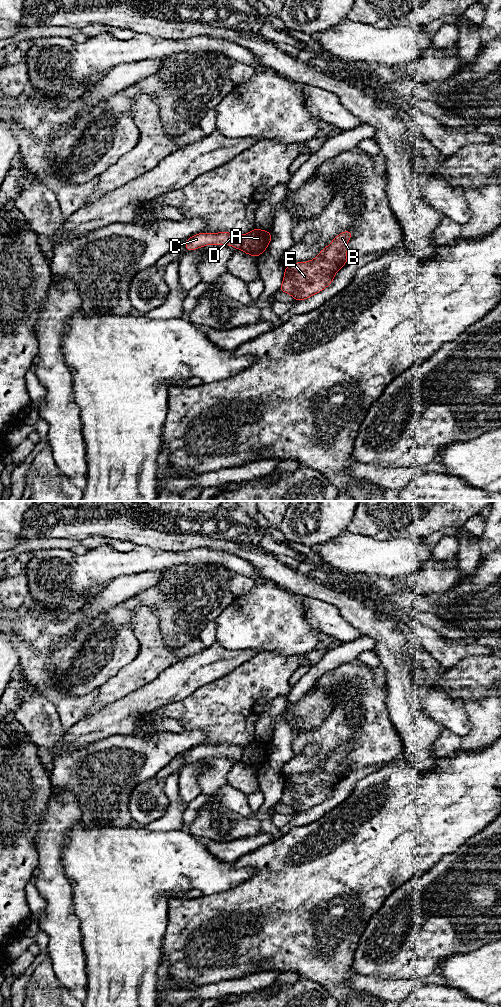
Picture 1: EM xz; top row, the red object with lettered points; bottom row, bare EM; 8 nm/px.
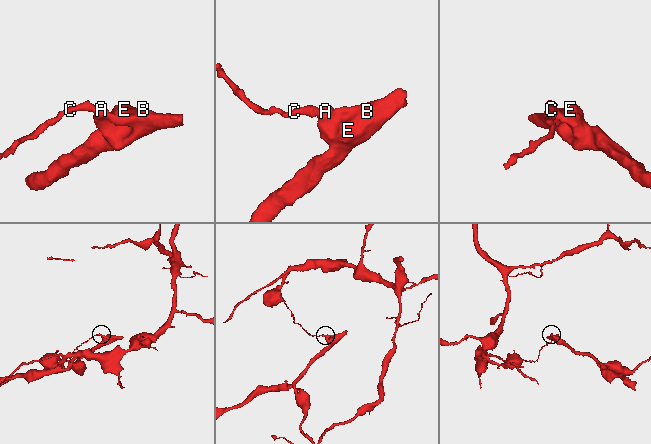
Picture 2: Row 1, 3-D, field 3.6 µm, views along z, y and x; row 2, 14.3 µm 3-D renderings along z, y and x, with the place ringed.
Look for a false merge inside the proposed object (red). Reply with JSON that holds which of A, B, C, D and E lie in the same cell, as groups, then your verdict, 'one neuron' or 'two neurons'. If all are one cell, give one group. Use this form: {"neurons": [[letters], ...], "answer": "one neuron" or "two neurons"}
{"neurons": [["A", "B", "E"], ["C", "D"]], "answer": "two neurons"}

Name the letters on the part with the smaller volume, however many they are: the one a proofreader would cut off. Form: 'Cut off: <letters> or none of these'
Cut off: A, B, E

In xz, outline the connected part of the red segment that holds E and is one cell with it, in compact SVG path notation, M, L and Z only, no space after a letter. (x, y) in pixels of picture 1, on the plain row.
M342 743L314 771L286 778L279 803L302 813L327 800L337 783L350 773L346 770L347 756L353 747L353 743Z

